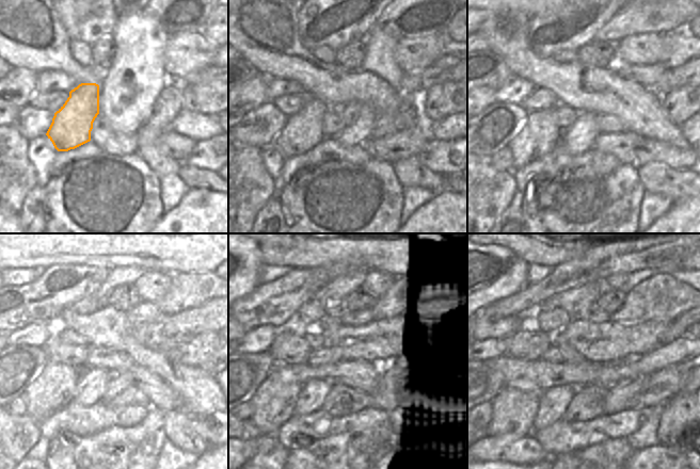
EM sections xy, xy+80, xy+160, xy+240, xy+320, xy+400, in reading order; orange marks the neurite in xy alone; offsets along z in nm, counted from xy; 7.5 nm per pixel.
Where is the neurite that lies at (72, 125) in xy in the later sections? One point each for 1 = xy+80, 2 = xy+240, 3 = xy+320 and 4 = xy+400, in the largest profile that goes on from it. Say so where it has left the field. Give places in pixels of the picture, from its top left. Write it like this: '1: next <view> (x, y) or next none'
1: next xy+80 (303, 130)
2: next xy+240 (54, 386)
3: next xy+320 (274, 401)
4: next xy+400 (513, 410)

